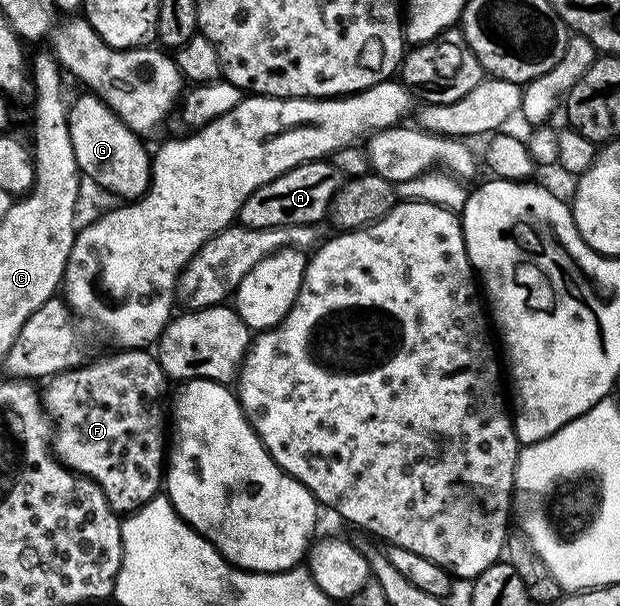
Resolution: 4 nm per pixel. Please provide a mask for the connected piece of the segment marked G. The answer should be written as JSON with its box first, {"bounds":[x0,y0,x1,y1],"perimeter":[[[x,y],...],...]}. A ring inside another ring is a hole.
{"bounds":[68,94,150,202],"perimeter":[[[83,94],[76,101],[71,101],[68,110],[68,129],[70,130],[70,138],[74,146],[74,158],[78,162],[81,173],[85,177],[88,176],[100,188],[105,188],[108,192],[113,192],[119,199],[124,202],[135,202],[148,191],[150,183],[150,152],[144,149],[144,144],[137,133],[130,130],[130,126],[126,126],[126,122],[122,122],[122,118],[118,118],[118,114],[114,114],[114,110],[110,110],[97,96],[91,94]]]}

